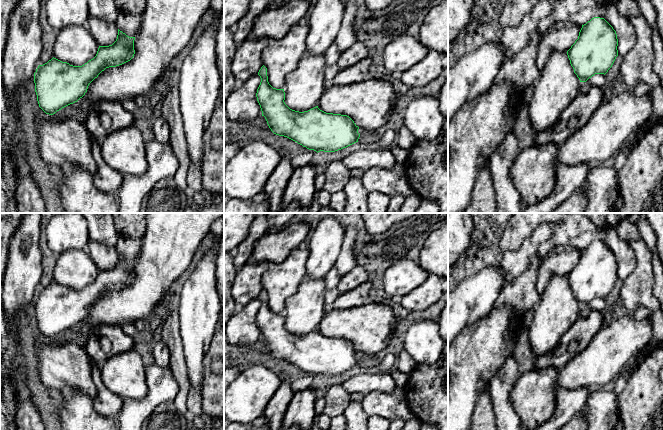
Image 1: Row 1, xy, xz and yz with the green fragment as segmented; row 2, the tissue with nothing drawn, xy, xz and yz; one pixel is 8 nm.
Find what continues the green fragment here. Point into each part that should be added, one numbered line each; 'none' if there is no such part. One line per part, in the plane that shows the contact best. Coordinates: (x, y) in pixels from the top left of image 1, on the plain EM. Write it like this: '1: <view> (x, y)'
1: xy (171, 240)

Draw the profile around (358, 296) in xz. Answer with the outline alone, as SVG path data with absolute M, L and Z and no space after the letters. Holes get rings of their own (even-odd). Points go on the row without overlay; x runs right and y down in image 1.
M368 280L357 288L340 294L334 301L331 308L334 309L349 309L367 303L369 294L372 292L372 283Z

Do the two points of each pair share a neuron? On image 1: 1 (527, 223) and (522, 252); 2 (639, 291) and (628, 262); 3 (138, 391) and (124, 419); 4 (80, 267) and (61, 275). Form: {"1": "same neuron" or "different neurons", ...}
{"1": "different neurons", "2": "different neurons", "3": "different neurons", "4": "same neuron"}

